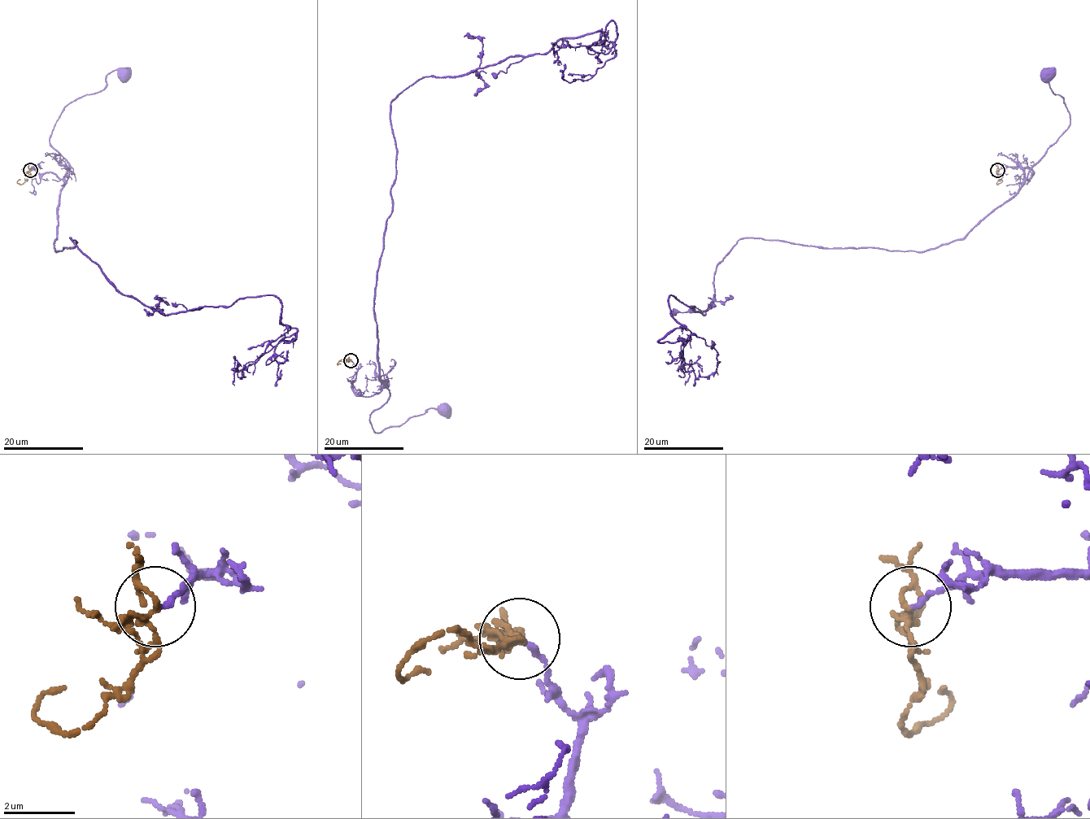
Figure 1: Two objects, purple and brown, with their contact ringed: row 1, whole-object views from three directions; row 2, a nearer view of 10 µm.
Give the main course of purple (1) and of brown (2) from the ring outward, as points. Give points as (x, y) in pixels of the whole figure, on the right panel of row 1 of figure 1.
1: (997, 170), (1027, 167), (1033, 174), (1025, 180), (1070, 123), (1070, 113), (1063, 98), (1048, 84), (1047, 73)
2: (997, 170), (996, 183), (1001, 182), (1001, 179)

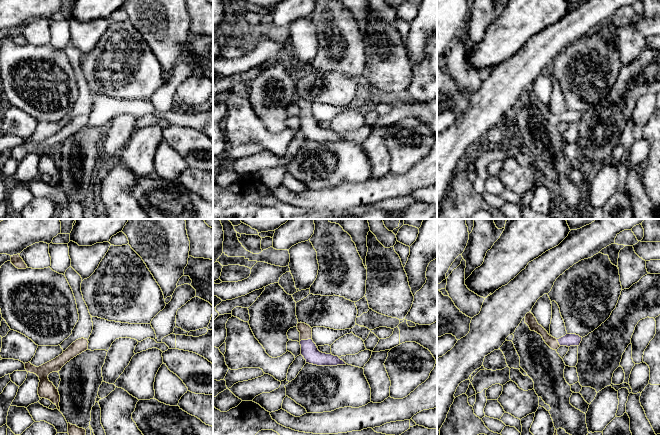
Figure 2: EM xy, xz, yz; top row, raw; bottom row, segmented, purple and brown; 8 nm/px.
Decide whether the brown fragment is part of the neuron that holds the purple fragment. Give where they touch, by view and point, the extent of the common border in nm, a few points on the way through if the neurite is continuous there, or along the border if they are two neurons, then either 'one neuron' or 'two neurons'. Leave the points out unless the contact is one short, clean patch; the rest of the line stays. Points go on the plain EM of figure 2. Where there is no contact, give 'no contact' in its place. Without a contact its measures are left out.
xz (305, 116) | 100 nm | across xz (309, 126), (305, 116), (305, 106) | one neuron

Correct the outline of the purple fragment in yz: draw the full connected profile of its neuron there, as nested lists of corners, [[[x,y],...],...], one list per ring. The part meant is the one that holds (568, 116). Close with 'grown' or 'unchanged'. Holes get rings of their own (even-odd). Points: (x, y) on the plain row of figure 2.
[[[531,88],[526,90],[525,99],[529,102],[531,107],[535,107],[540,110],[545,119],[551,125],[556,127],[560,122],[579,122],[582,117],[582,113],[576,110],[566,110],[559,115],[550,112],[548,108],[541,101],[538,100],[536,94]]]; grown

